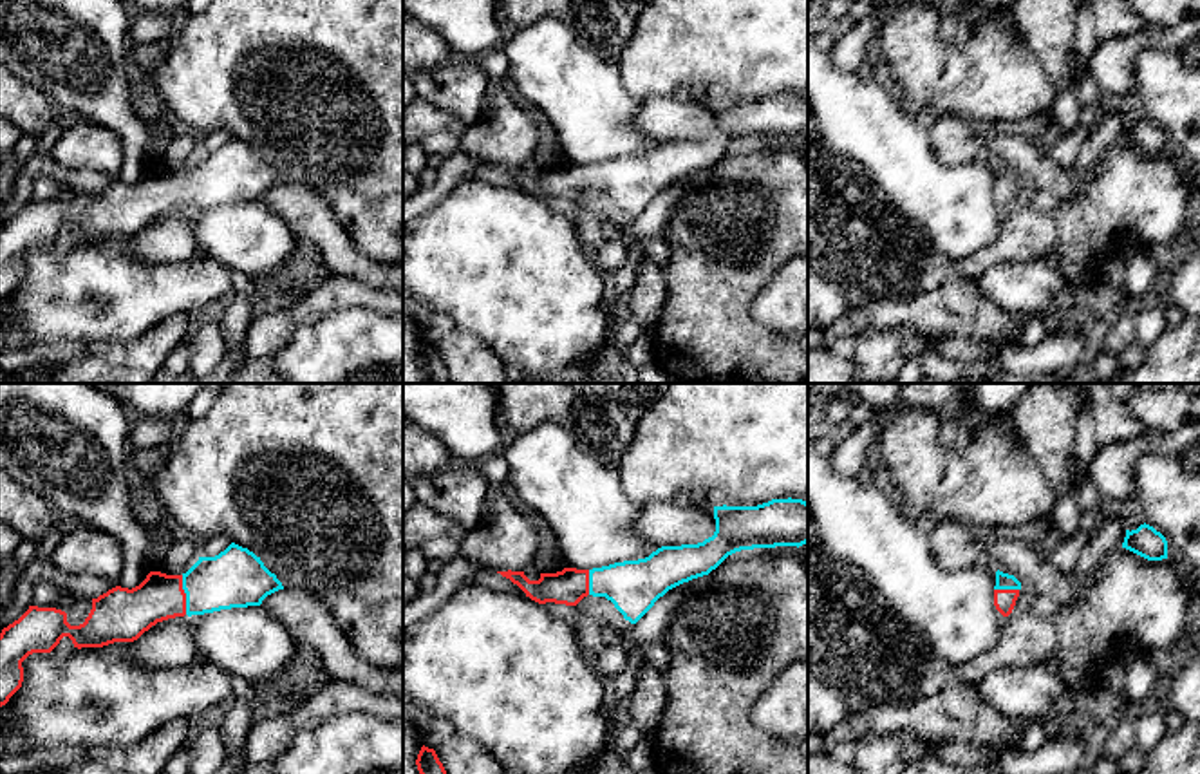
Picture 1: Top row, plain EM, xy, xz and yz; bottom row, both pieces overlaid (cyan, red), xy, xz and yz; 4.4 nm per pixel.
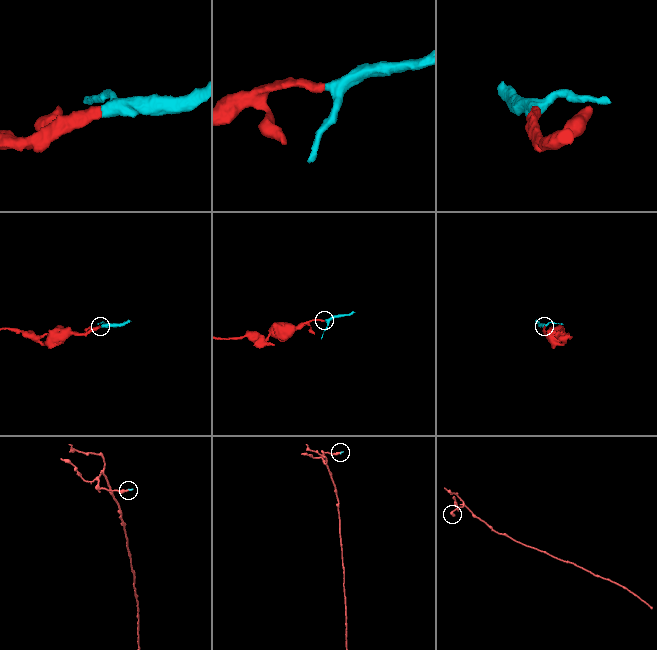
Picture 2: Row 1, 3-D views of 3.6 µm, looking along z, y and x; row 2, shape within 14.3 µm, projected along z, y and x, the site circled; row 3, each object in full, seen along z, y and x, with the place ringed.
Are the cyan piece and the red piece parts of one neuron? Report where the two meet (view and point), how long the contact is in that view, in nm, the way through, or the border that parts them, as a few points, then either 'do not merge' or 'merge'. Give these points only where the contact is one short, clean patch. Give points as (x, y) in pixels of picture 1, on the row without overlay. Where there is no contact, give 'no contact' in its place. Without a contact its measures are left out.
contact xy (187, 190); length 180 nm; way xy (235, 172), (187, 190), (159, 192); merge

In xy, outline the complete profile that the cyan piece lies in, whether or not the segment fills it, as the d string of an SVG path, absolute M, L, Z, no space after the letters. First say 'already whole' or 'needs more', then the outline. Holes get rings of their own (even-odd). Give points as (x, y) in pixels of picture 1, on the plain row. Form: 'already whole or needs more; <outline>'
needs more; M231 137L215 152L199 152L183 170L150 166L132 184L121 181L108 184L98 194L92 194L92 204L80 221L70 221L67 208L61 204L29 201L18 215L0 228L0 302L22 282L22 257L33 248L51 248L63 231L69 231L78 244L134 237L157 217L184 210L192 212L231 203L260 201L267 190L278 184L284 184L282 177L264 161L260 152Z

